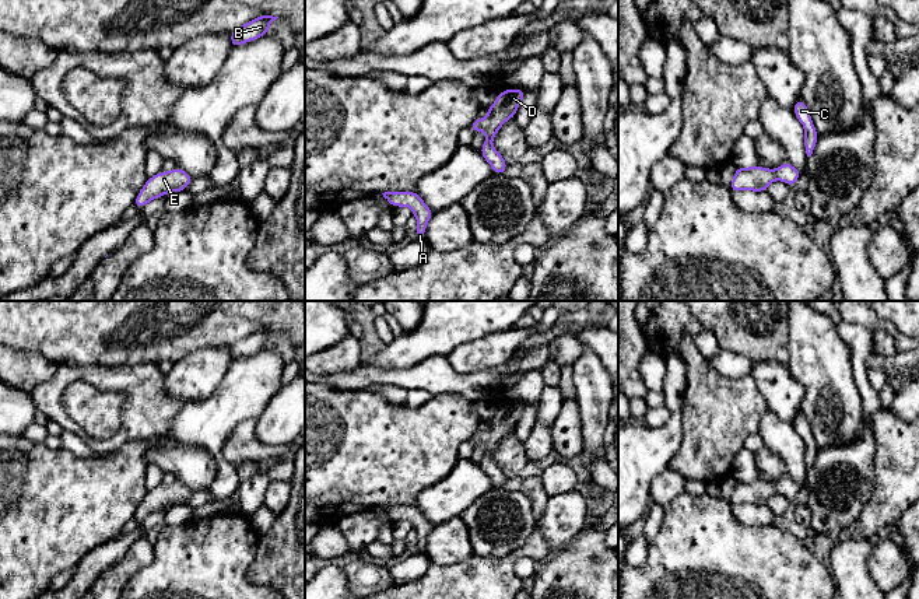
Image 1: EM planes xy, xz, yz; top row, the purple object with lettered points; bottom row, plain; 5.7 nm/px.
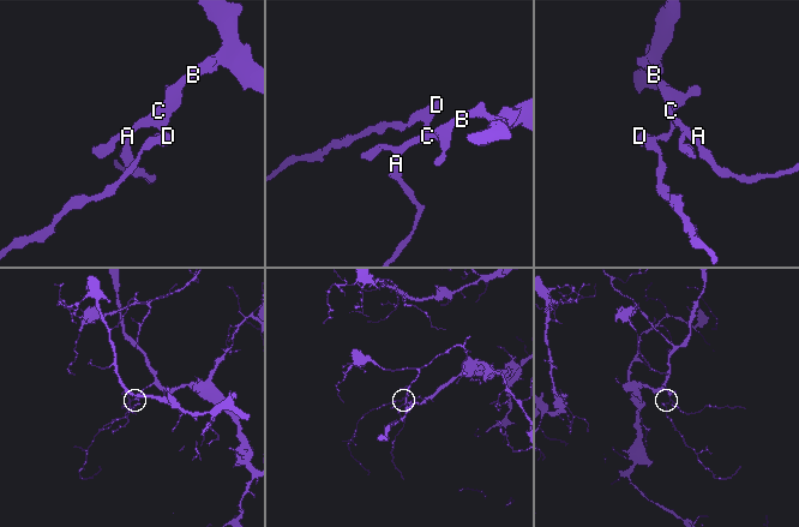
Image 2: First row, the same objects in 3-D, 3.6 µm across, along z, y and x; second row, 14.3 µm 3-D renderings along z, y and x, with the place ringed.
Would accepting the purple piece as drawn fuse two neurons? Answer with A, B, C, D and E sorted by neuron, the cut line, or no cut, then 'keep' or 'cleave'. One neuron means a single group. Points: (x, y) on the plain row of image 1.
A B C D E; no cut; keep

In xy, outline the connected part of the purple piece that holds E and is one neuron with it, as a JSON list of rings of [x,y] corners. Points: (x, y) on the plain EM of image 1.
[[[178,480],[172,484],[161,484],[159,487],[155,487],[147,493],[133,519],[140,522],[151,514],[162,511],[166,507],[183,505],[192,494],[193,491]]]

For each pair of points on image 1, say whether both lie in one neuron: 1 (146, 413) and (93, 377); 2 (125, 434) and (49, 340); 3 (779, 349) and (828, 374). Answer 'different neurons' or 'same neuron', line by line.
1: same neuron
2: different neurons
3: different neurons

